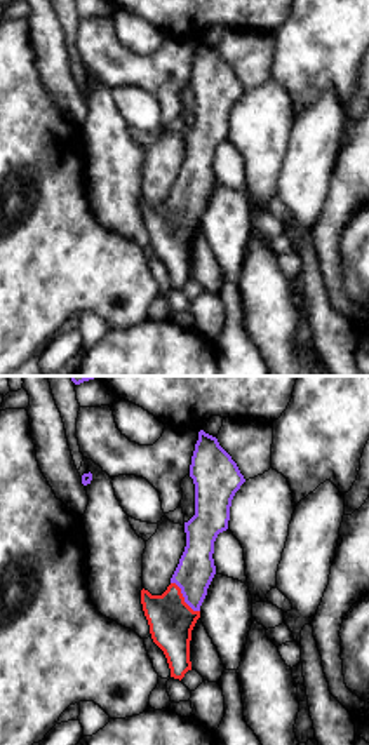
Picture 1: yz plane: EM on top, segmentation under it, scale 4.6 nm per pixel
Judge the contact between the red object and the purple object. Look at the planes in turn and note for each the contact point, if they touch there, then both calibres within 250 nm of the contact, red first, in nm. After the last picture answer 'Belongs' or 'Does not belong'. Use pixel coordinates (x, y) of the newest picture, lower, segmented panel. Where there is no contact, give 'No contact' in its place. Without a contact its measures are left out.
Touches red at (183, 597). Thickness 220 nm (red) against 170 nm

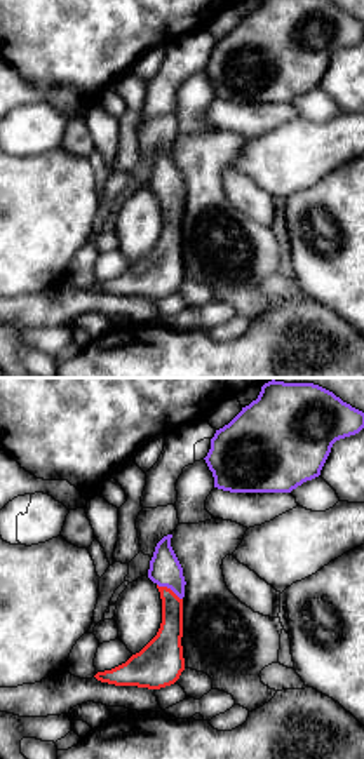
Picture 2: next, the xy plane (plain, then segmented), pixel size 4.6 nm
Touches red at (169, 589). Thickness 130 nm (red) against 140 nm

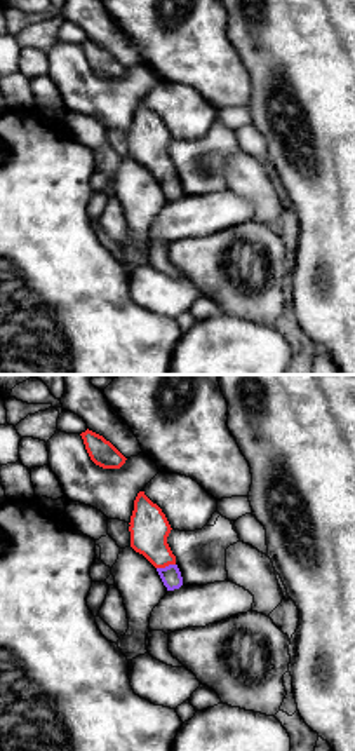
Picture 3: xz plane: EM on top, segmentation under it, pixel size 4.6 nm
Touches red at (166, 565). Thickness 180 nm (red) against 90 nm

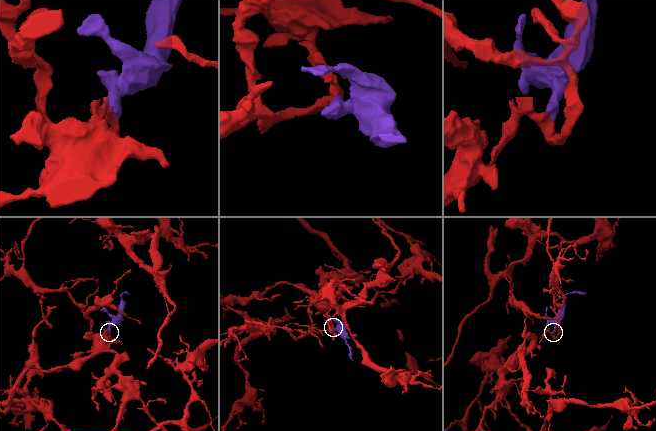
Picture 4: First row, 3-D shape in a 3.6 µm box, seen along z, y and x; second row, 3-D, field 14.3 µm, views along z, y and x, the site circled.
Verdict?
Belongs

